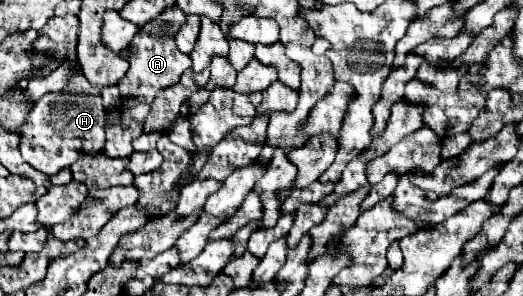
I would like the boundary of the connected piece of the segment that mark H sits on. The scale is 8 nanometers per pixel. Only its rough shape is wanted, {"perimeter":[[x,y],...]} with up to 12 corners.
{"perimeter":[[49,93],[17,131],[47,175],[105,145],[99,95]]}

